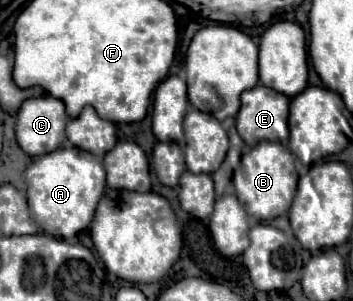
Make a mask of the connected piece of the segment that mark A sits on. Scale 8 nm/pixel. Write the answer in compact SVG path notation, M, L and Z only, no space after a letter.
M57 148L33 158L25 170L31 216L41 232L57 238L73 238L91 224L95 206L105 192L105 170L99 158L79 148Z

